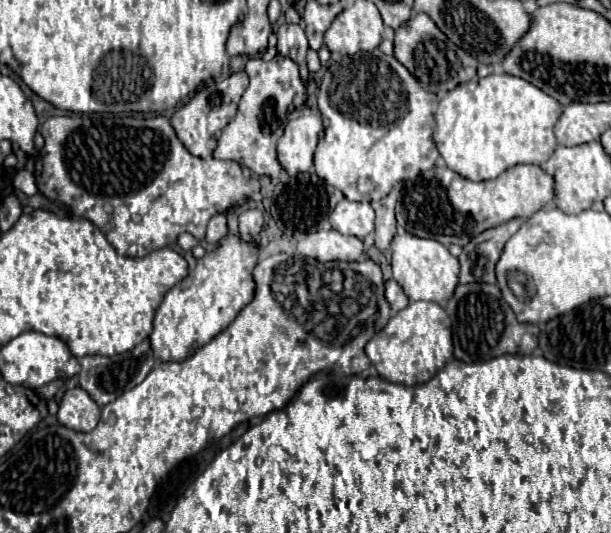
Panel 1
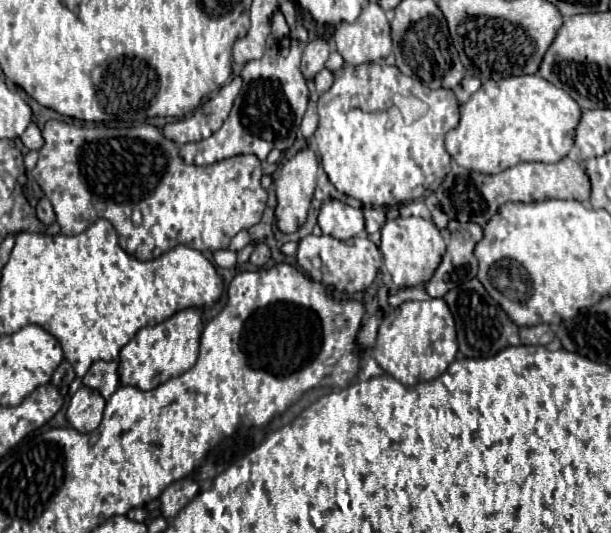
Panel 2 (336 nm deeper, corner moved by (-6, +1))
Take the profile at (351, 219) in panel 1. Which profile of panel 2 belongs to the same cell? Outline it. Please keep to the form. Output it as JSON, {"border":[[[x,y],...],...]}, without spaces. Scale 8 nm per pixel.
{"border":[[[336,199],[324,201],[320,207],[318,215],[318,225],[322,233],[328,233],[336,239],[352,239],[356,235],[362,235],[366,225],[364,225],[364,215],[360,209],[354,209],[346,203],[340,203]]]}

